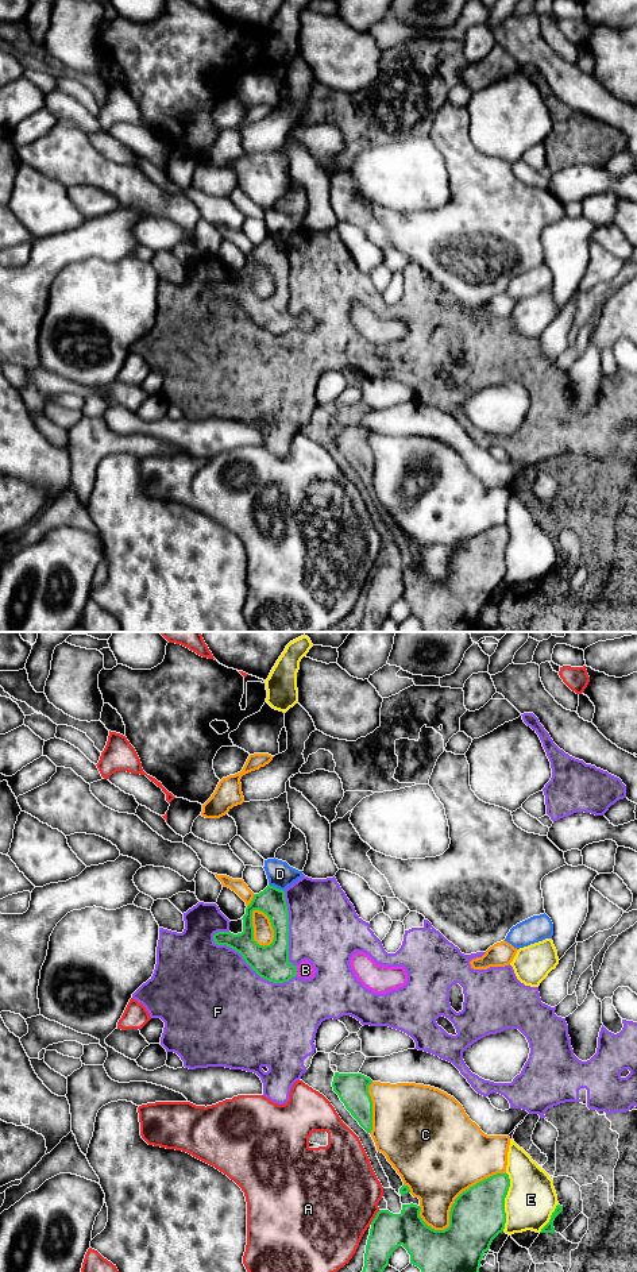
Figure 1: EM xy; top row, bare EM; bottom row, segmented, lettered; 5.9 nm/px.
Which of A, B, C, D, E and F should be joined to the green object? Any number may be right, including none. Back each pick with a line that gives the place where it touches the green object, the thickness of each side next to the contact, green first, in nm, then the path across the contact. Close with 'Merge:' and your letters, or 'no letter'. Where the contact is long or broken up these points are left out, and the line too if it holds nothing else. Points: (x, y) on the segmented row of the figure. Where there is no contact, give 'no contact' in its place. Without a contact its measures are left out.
B: meets green in xy at (296, 971); 200 nm thick on the green side, 100 nm on the other; runs through xy (271, 962), (280, 970), (296, 971), (305, 970)
Merge: B

